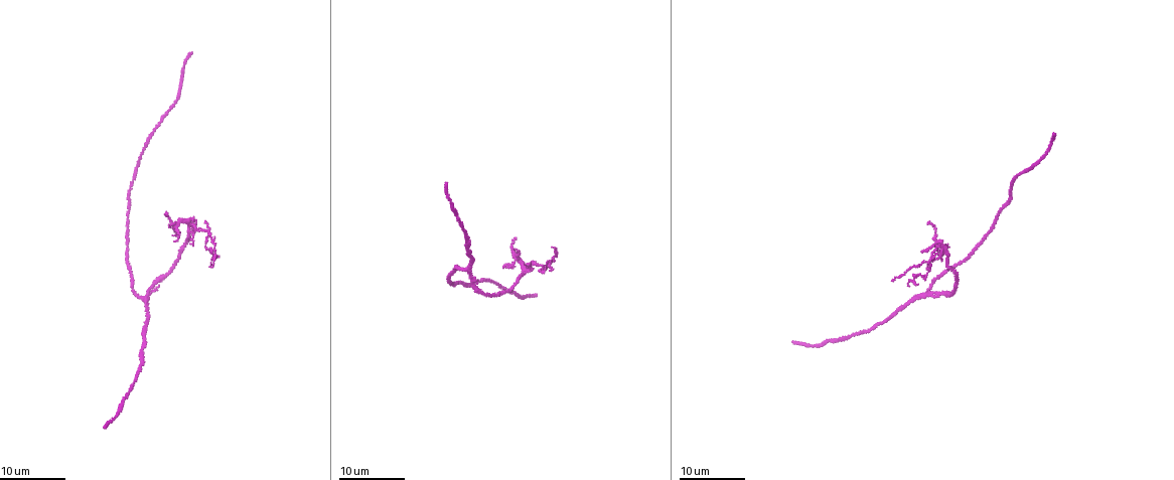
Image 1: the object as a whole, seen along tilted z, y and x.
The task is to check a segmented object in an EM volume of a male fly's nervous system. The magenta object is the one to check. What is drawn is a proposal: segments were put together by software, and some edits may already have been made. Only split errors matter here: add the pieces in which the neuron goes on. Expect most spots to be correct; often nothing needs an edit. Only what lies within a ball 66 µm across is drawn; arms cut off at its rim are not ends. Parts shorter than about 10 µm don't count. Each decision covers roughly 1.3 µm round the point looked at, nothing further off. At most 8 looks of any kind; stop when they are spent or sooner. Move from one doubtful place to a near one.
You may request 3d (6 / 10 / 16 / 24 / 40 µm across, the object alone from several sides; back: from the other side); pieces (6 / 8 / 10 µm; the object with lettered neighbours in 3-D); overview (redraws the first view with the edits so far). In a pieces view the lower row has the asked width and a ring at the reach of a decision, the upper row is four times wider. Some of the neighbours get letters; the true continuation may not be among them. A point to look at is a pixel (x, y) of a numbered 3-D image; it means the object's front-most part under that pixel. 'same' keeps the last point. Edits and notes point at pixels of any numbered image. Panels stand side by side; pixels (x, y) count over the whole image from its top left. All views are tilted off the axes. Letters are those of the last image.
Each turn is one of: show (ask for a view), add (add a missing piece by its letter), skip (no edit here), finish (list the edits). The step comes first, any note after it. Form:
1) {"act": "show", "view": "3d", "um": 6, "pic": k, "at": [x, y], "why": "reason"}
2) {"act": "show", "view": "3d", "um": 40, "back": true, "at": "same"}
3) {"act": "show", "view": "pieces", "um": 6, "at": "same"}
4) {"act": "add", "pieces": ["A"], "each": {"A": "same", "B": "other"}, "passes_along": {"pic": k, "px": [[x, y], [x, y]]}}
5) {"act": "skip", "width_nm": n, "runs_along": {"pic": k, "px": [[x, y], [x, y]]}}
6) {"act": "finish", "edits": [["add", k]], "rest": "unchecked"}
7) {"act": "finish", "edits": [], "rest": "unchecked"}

{"act": "show", "view": "3d", "um": 24, "pic": 1, "at": [206, 224], "why": "tapers out"}

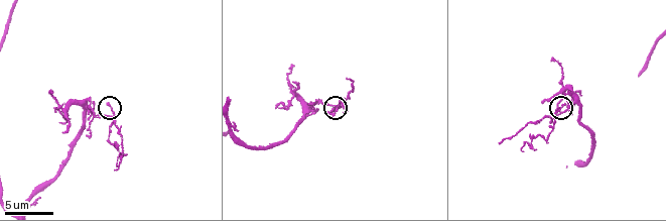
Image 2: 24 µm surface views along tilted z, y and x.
{"act": "show", "view": "pieces", "um": 10, "pic": 2, "at": [563, 107], "why": "what lies round it"}

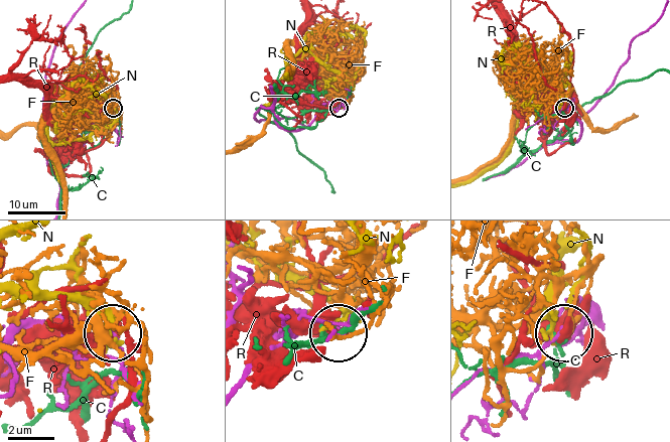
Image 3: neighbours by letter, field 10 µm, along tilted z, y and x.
{"act": "skip", "each": {"C": "other", "F": "other", "N": "other", "R": "other"}, "found": "none of them fits"}

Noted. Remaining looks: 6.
{"act": "show", "view": "pieces", "um": 6, "pic": 2, "at": [116, 166], "why": "thin end"}

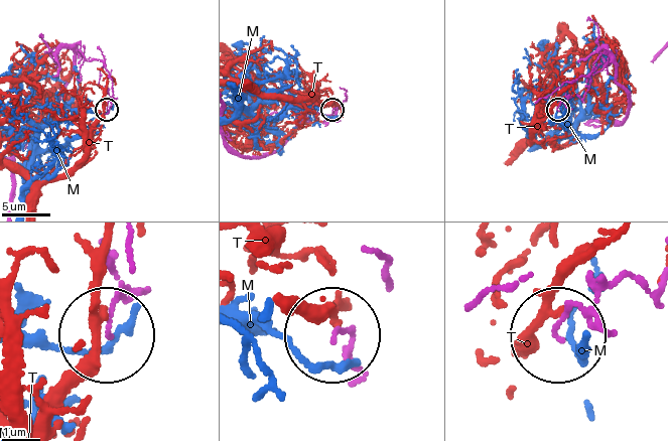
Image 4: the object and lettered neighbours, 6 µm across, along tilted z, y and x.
{"act": "skip", "width_nm": 100, "each": {"M": "other", "T": "other"}, "found": "no lettered piece goes on from it"}

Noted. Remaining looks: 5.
{"act": "show", "view": "pieces", "um": 10, "pic": 2, "at": [49, 91], "why": "branch stops here"}

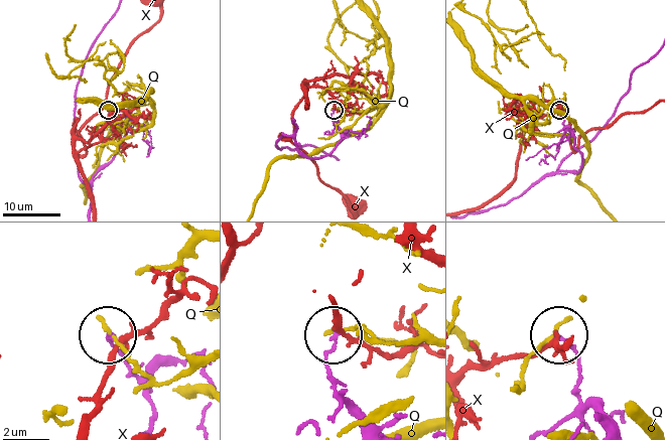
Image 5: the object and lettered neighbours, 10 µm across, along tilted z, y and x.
{"act": "skip", "each": {"Q": "other", "X": "other"}, "found": "no lettered piece goes on from it"}

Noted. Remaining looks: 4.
{"act": "show", "view": "3d", "um": 6, "pic": 2, "at": [293, 81]}

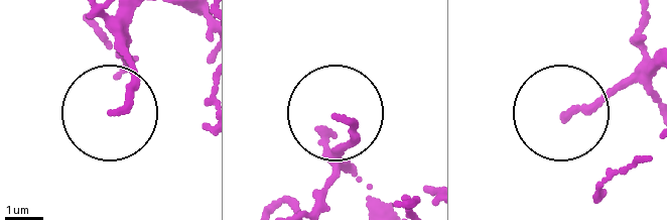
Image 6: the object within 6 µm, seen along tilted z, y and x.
{"act": "show", "view": "pieces", "um": 8, "pic": 6, "at": [115, 111]}

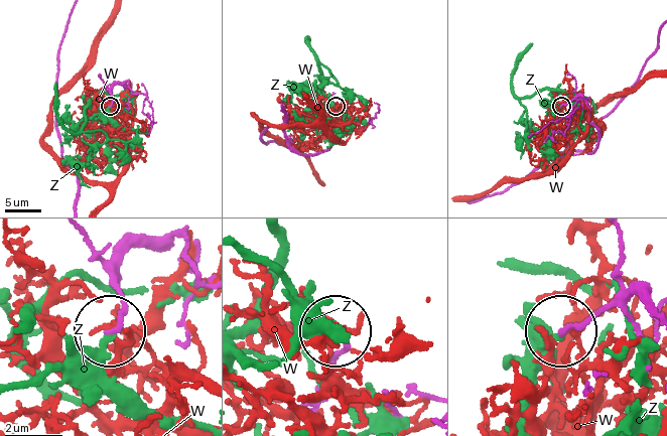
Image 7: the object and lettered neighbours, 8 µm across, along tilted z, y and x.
{"act": "skip", "each": {"W": "other", "Z": "other"}, "runs_along": {"pic": 7, "px": [[141, 247], [118, 260], [121, 316], [112, 329]]}, "found": "no lettered piece goes on from it"}

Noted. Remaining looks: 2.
{"act": "finish", "edits": [], "rest": "unchecked"}

